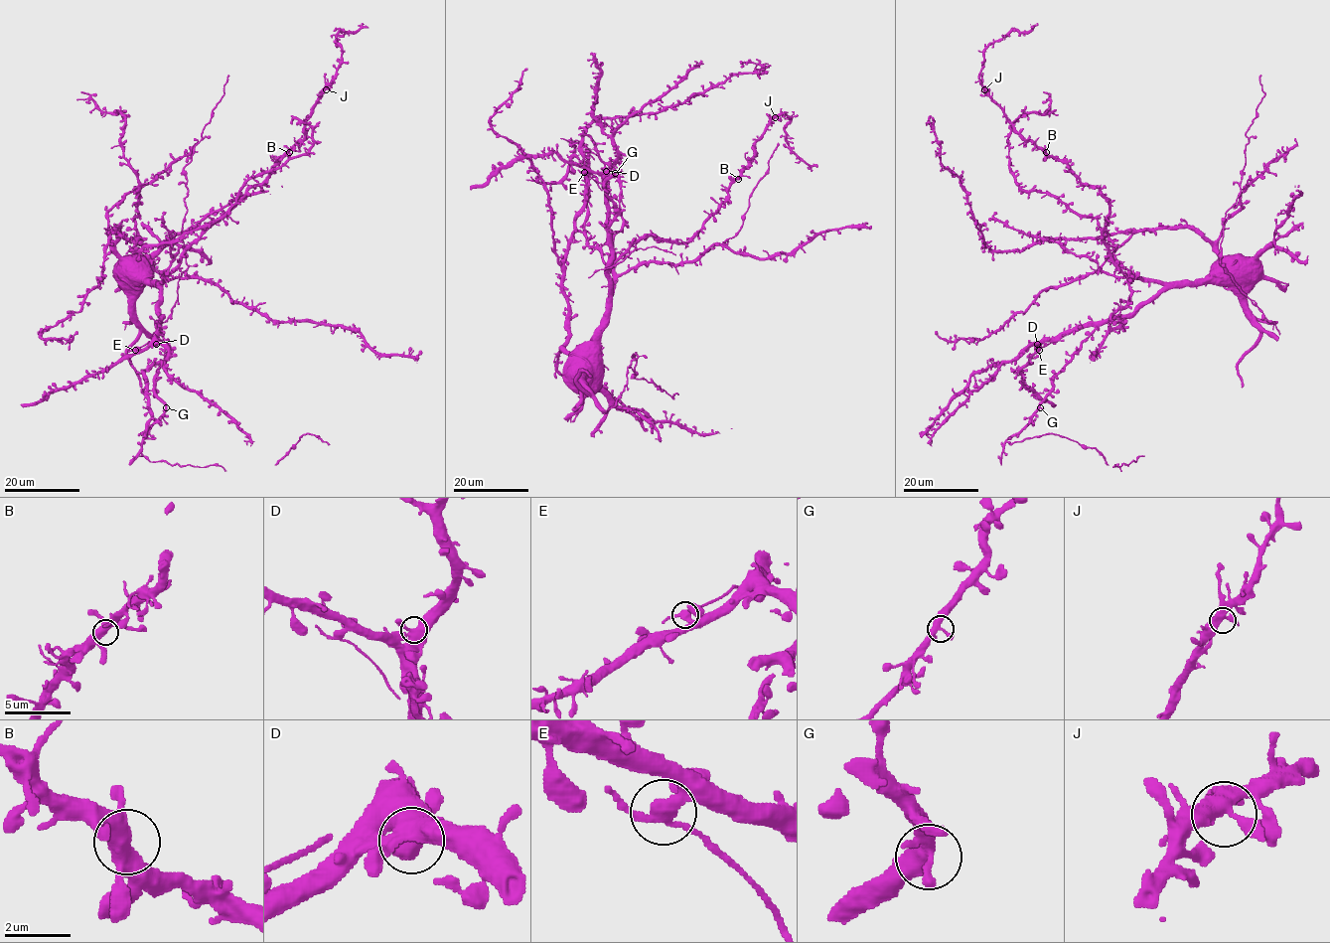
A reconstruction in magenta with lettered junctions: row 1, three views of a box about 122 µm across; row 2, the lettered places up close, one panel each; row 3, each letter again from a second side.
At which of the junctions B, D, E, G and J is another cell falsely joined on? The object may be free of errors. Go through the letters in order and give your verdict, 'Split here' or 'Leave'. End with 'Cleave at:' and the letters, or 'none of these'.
B: Leave
D: Leave
E: Split here
G: Leave
J: Leave
Cleave at: E

